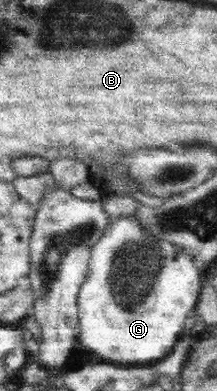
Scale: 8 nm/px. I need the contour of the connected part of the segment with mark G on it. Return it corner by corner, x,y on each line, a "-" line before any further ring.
117,219
104,237
92,247
89,268
76,294
75,341
98,355
104,364
130,365
166,359
184,331
188,313
194,311
201,293
200,272
168,243
156,247
143,239
137,225
129,219

